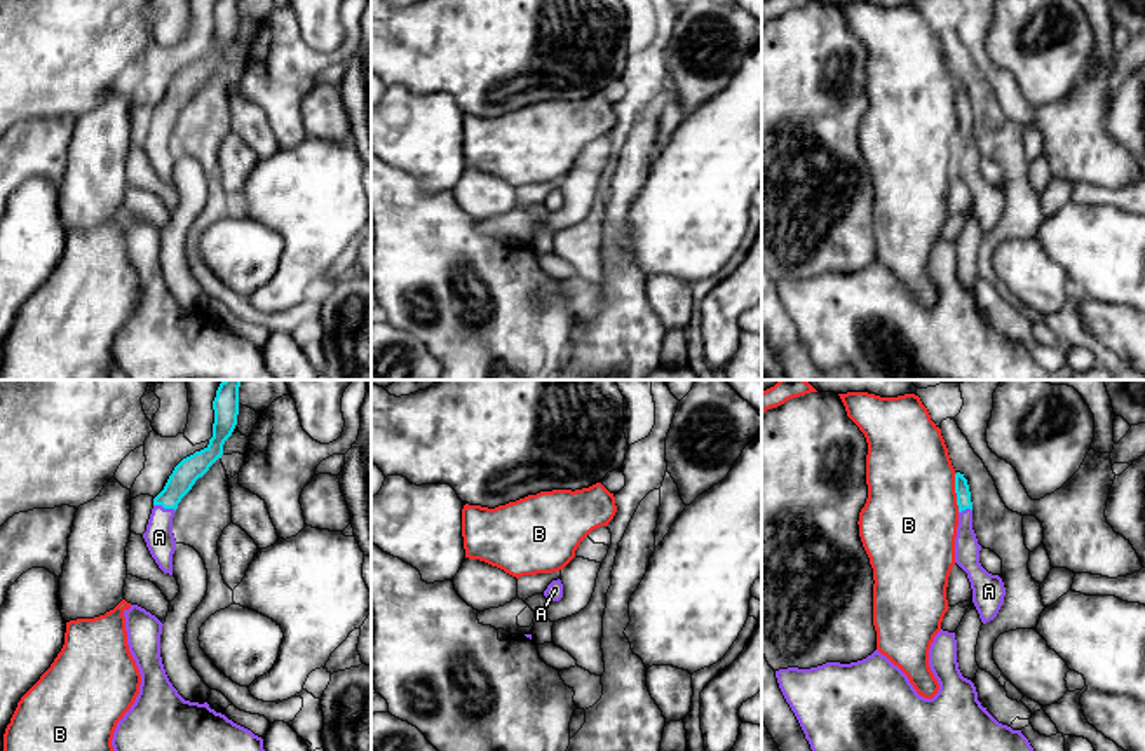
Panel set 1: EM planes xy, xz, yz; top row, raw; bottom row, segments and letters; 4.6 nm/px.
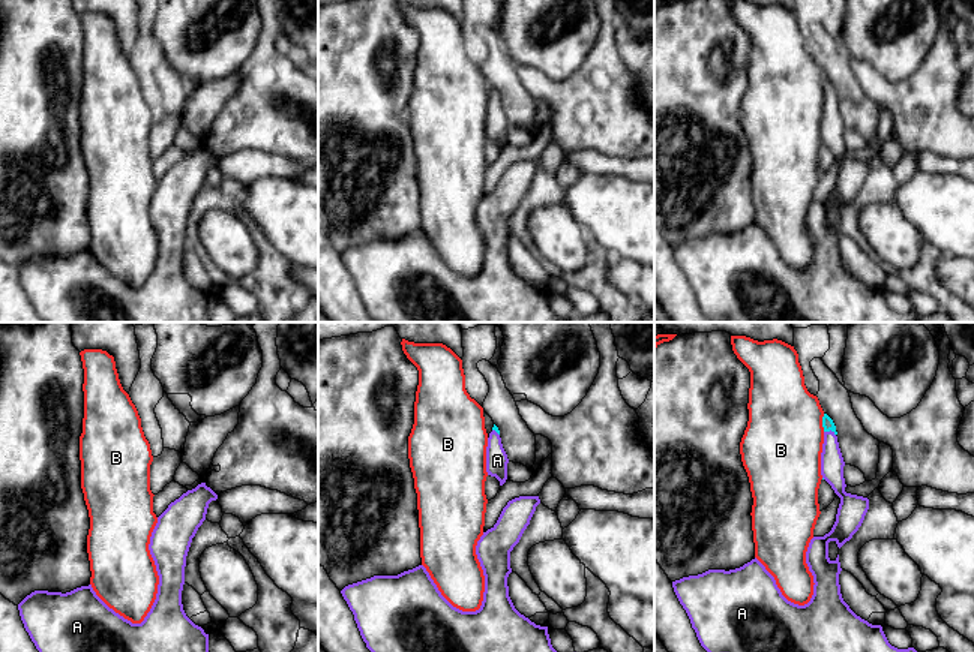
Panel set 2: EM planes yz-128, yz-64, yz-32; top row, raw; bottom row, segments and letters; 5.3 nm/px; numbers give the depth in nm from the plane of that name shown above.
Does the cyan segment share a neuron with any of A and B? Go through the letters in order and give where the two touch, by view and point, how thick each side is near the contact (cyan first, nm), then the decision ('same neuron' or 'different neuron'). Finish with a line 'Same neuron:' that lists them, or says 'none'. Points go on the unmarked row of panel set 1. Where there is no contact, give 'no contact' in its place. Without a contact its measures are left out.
A: contact xy (164, 117); calibres 120 and 130 nm; same neuron
B: contact yz (955, 101); calibres 70 and 440 nm; different neuron
Same neuron: A

